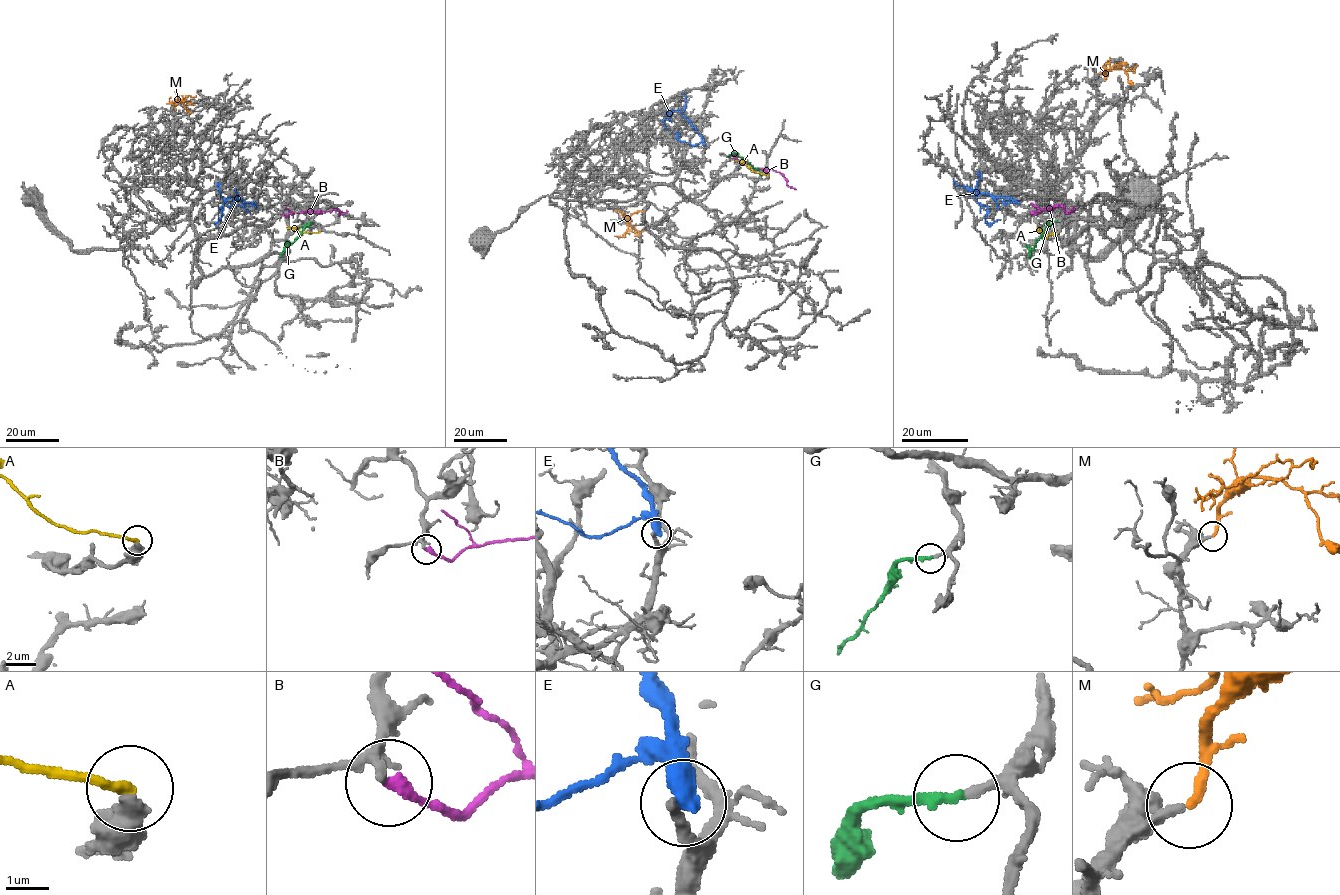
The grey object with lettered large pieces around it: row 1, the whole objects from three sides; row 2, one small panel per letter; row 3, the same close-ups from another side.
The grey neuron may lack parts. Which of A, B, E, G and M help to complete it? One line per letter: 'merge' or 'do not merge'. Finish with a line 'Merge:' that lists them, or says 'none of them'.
A: do not merge
B: do not merge
E: do not merge
G: merge
M: merge
Merge: G, M

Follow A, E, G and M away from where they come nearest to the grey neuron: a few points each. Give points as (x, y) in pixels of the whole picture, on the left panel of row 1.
A: (320, 231), (298, 232), (286, 227)
E: (256, 207), (252, 203), (230, 198), (215, 224), (221, 221)
G: (312, 221), (279, 257)
M: (175, 109), (179, 99), (169, 102), (170, 97)

